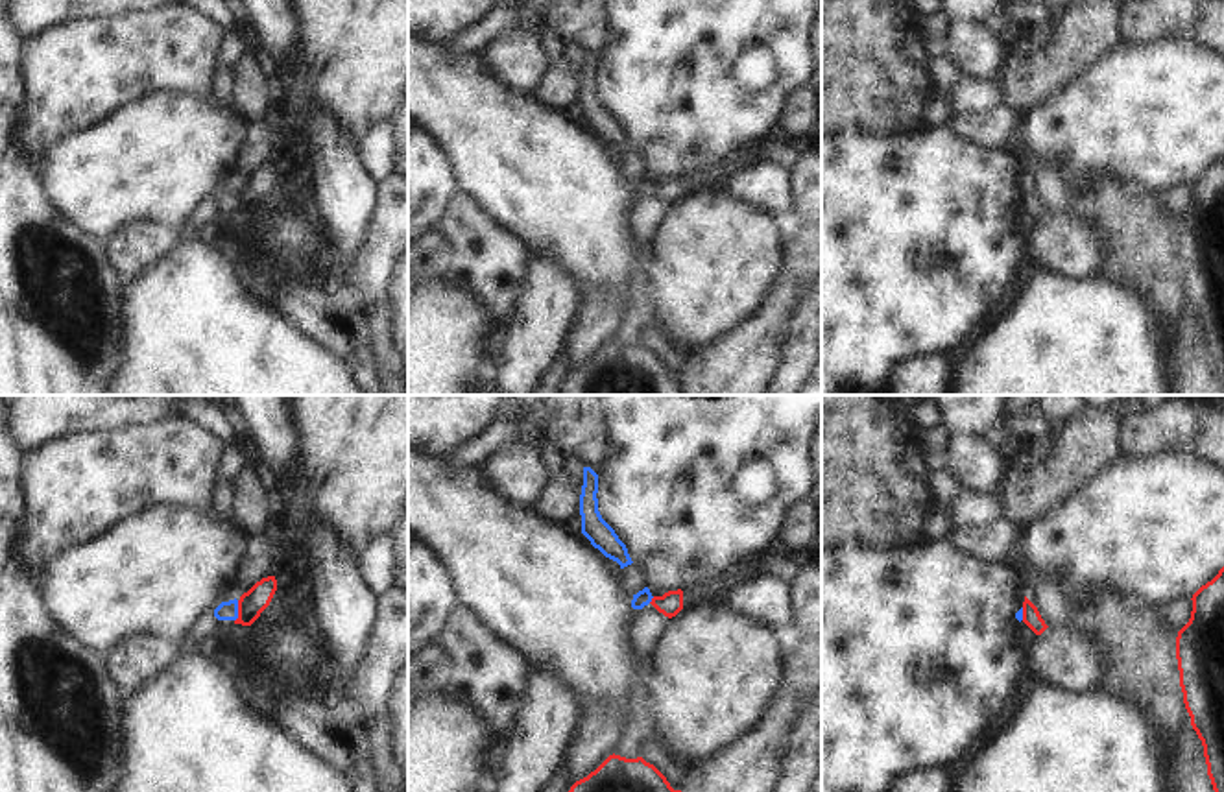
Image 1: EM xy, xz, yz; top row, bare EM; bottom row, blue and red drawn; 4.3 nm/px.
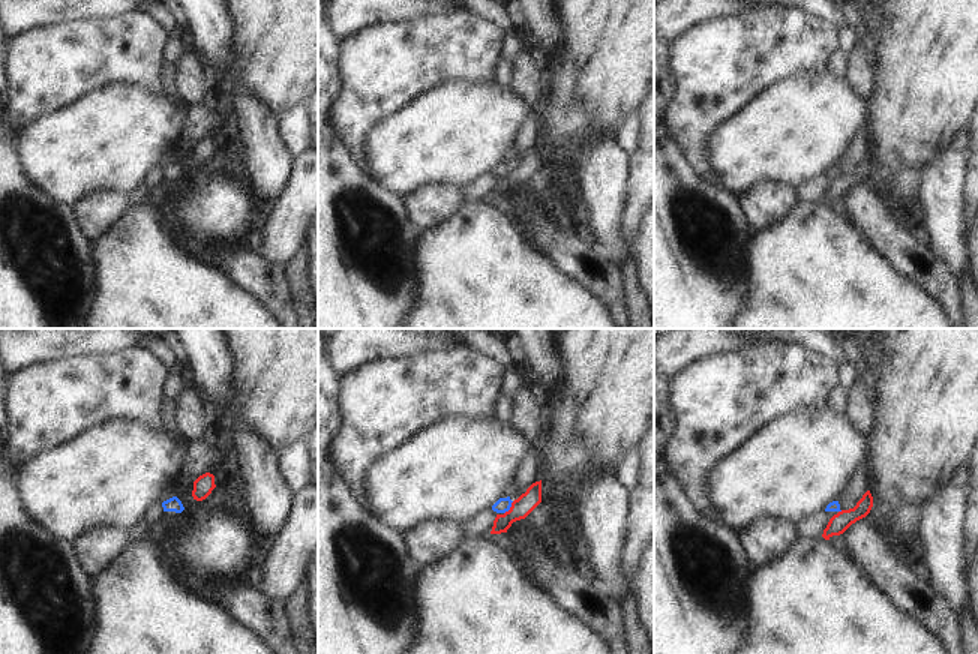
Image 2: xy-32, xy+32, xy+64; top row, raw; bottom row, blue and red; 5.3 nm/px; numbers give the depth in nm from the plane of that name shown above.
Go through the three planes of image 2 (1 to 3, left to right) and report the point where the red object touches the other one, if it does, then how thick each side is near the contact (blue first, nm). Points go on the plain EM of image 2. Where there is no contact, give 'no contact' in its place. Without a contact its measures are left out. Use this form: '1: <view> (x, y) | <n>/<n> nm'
1: no contact
2: xy+32 (510, 170) | 80/110 nm
3: no contact

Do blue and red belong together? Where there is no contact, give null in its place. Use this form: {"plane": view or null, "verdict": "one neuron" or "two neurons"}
{"plane": "xy", "verdict": "two neurons"}

